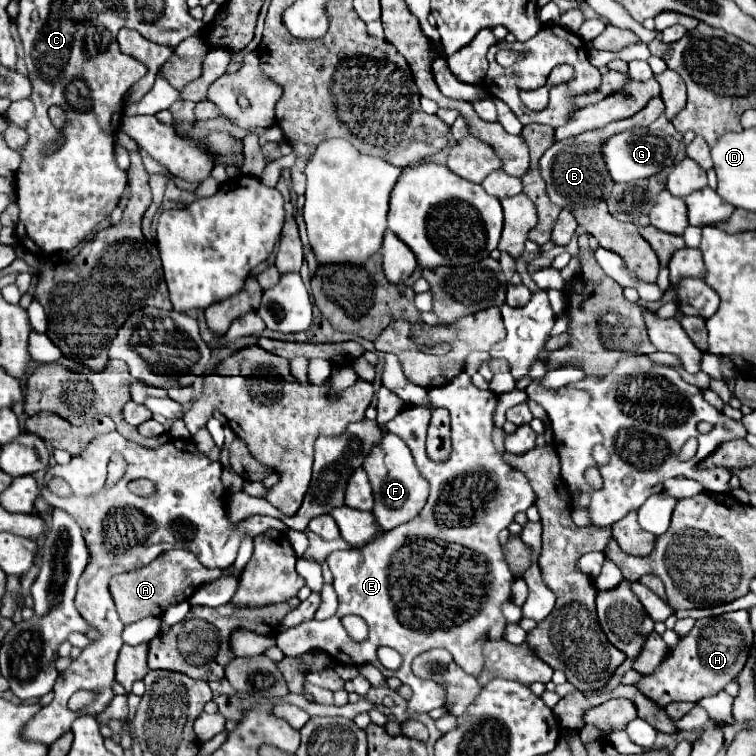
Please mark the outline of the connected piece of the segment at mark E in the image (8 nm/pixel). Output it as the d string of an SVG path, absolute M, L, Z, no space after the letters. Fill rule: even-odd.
M462 372L450 384L428 390L428 396L432 404L430 408L406 406L406 410L402 410L394 420L390 420L390 430L408 444L420 474L430 482L430 496L426 506L414 520L380 534L378 538L374 538L372 542L360 548L332 552L328 556L328 566L334 574L334 588L340 602L338 612L328 620L310 620L306 624L288 628L276 638L284 656L300 656L307 651L319 650L330 654L332 660L336 660L338 664L352 664L352 666L374 664L386 678L388 676L400 678L402 684L408 684L414 692L412 699L408 701L408 712L414 714L440 708L444 706L444 698L446 698L446 690L440 684L416 678L412 674L410 664L418 654L430 648L446 648L456 656L458 666L462 666L468 674L478 674L482 670L484 640L498 640L504 636L506 618L502 616L500 606L506 600L510 600L510 584L514 576L506 566L506 560L498 542L498 532L512 524L516 512L528 510L536 500L536 494L532 492L526 476L520 470L510 468L492 444L494 412L498 402L494 392L476 388L470 376ZM432 408L448 408L450 412L452 452L446 462L434 462L426 454L426 430L430 424ZM348 614L356 614L366 620L368 638L364 642L352 640L346 628L342 626L342 618ZM380 646L390 646L396 652L400 652L402 666L398 670L386 670L380 664L376 656L376 650Z

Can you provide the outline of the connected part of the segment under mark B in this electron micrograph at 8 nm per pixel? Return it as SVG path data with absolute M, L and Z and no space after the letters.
M654 98L650 100L650 104L646 104L646 108L642 108L642 112L634 114L632 118L626 120L618 120L612 122L604 128L598 130L590 130L584 132L576 138L566 138L556 142L550 150L546 150L546 154L542 156L542 176L546 180L546 188L548 188L548 196L554 204L558 204L564 210L570 210L576 218L576 222L590 234L594 236L602 248L616 252L628 266L630 272L634 272L640 280L644 282L656 282L658 276L658 258L656 252L650 248L650 244L638 234L638 226L630 222L618 222L616 218L610 216L608 208L606 208L606 196L610 194L614 182L610 180L604 162L602 162L602 154L600 154L600 140L628 130L628 128L640 128L640 126L650 126L660 114L664 112L664 102L662 98Z

